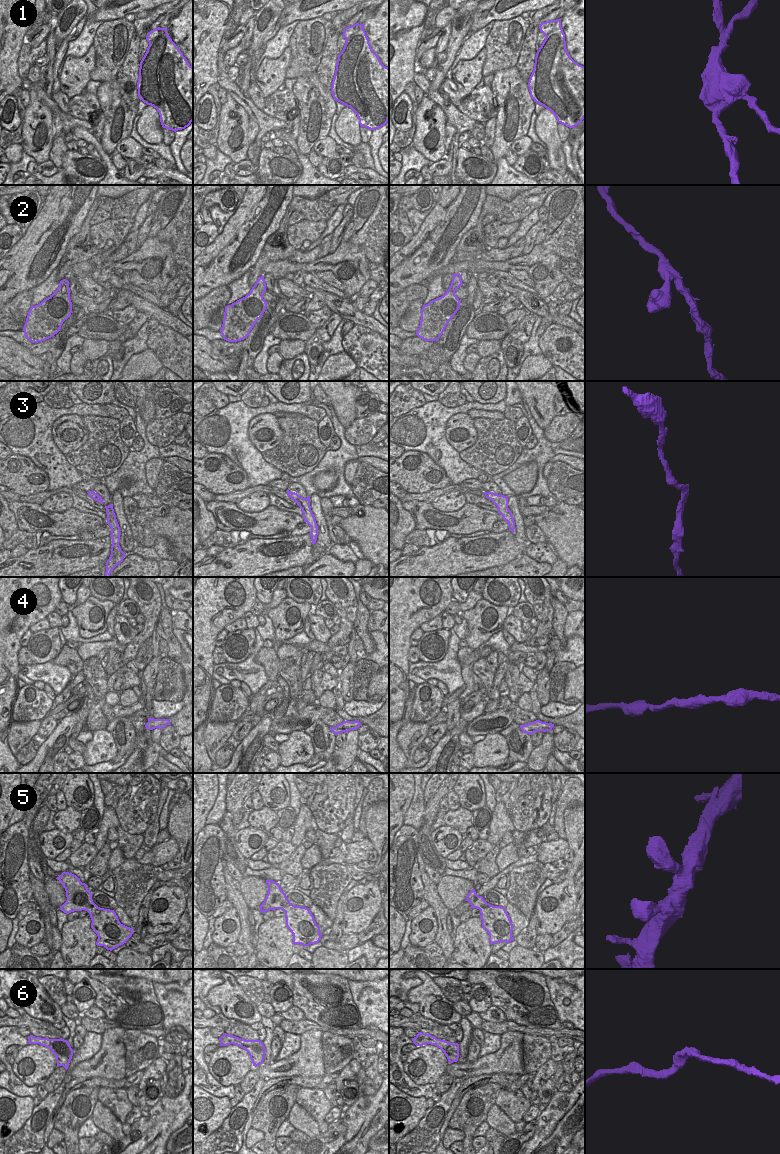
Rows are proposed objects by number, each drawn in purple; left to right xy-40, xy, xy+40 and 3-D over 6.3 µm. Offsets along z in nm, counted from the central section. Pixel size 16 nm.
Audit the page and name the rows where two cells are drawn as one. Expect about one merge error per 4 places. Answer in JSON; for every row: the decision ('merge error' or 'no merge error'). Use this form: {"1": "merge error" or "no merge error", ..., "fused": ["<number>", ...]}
{"1": "merge error", "2": "no merge error", "3": "no merge error", "4": "no merge error", "5": "no merge error", "6": "no merge error", "fused": ["1"]}

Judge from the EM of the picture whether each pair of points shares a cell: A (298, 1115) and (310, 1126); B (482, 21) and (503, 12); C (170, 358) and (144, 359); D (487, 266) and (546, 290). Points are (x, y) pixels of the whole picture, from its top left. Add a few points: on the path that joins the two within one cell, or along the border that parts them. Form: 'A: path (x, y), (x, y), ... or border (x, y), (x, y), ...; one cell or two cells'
A: path (301, 1118), (307, 1124); one cell
B: path (487, 16), (490, 13), (498, 13); one cell
C: border (148, 348), (155, 354), (163, 366); two cells
D: path (503, 266), (527, 266), (535, 274); one cell

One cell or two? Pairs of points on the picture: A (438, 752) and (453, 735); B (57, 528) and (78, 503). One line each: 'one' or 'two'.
A: one
B: two

